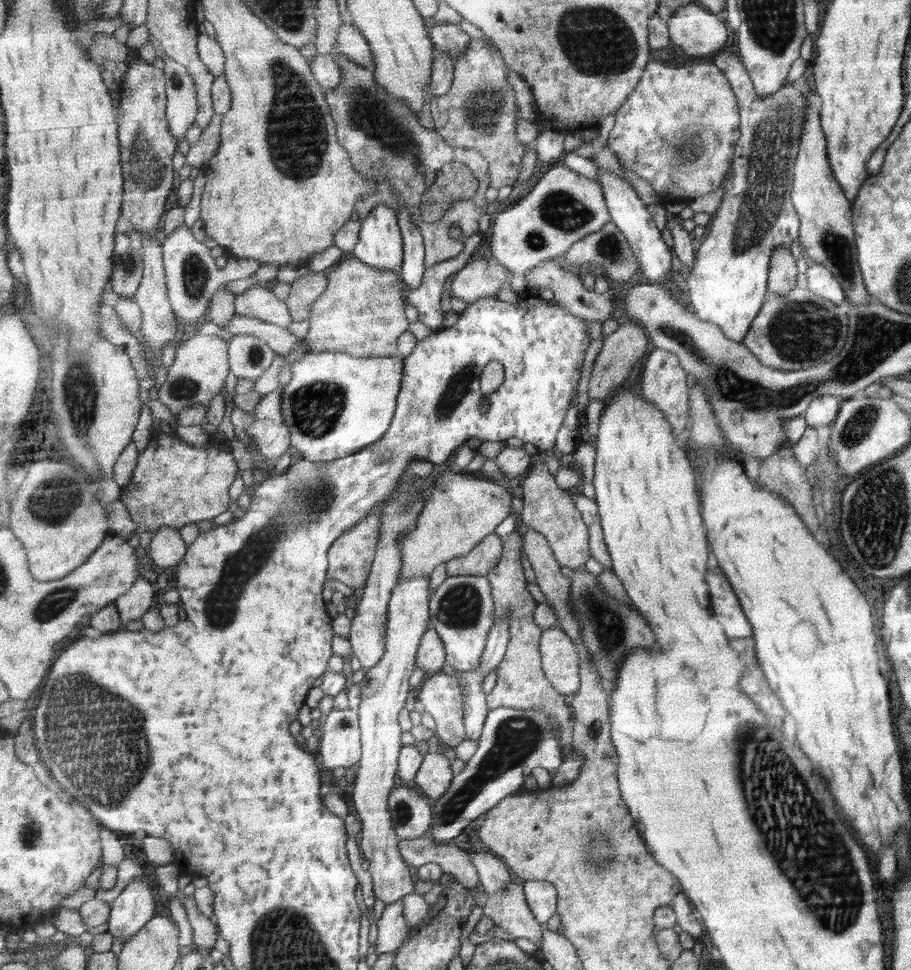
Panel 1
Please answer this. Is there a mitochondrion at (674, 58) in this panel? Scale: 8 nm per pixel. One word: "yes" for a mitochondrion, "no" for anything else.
no

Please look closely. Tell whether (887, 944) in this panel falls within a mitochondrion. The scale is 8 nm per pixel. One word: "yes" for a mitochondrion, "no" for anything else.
no

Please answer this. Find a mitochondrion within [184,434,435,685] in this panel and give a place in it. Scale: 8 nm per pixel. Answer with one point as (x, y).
(222, 603)

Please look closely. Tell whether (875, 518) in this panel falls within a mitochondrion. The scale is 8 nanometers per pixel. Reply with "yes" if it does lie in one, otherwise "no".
yes

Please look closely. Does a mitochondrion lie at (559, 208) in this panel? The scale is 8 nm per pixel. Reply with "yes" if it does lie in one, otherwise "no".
yes

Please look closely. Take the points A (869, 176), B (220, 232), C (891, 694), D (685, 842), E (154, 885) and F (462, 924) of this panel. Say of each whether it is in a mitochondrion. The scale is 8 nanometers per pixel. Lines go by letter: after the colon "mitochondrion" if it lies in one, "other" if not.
A: other
B: other
C: other
D: other
E: other
F: other

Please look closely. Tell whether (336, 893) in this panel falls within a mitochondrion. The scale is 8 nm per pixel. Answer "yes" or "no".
no

